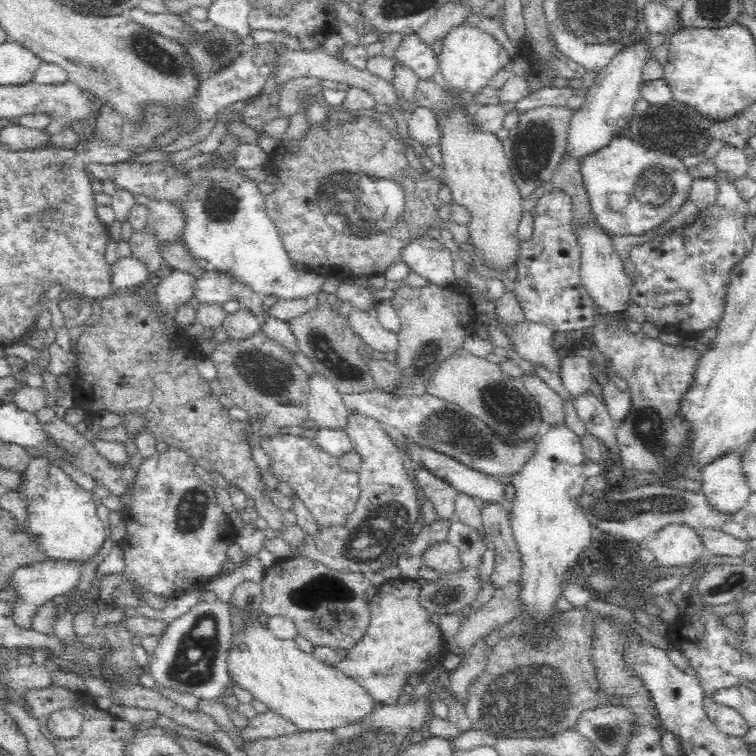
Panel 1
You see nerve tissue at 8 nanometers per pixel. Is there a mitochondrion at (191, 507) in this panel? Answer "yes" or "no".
yes

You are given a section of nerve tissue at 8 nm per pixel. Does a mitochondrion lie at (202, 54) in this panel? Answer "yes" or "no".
yes

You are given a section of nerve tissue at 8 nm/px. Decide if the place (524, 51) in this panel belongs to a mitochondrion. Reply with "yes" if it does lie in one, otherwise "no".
no

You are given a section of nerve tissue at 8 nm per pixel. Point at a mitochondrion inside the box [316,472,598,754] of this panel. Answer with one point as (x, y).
(538, 697)

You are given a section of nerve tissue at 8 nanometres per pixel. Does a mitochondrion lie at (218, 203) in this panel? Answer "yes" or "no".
yes

